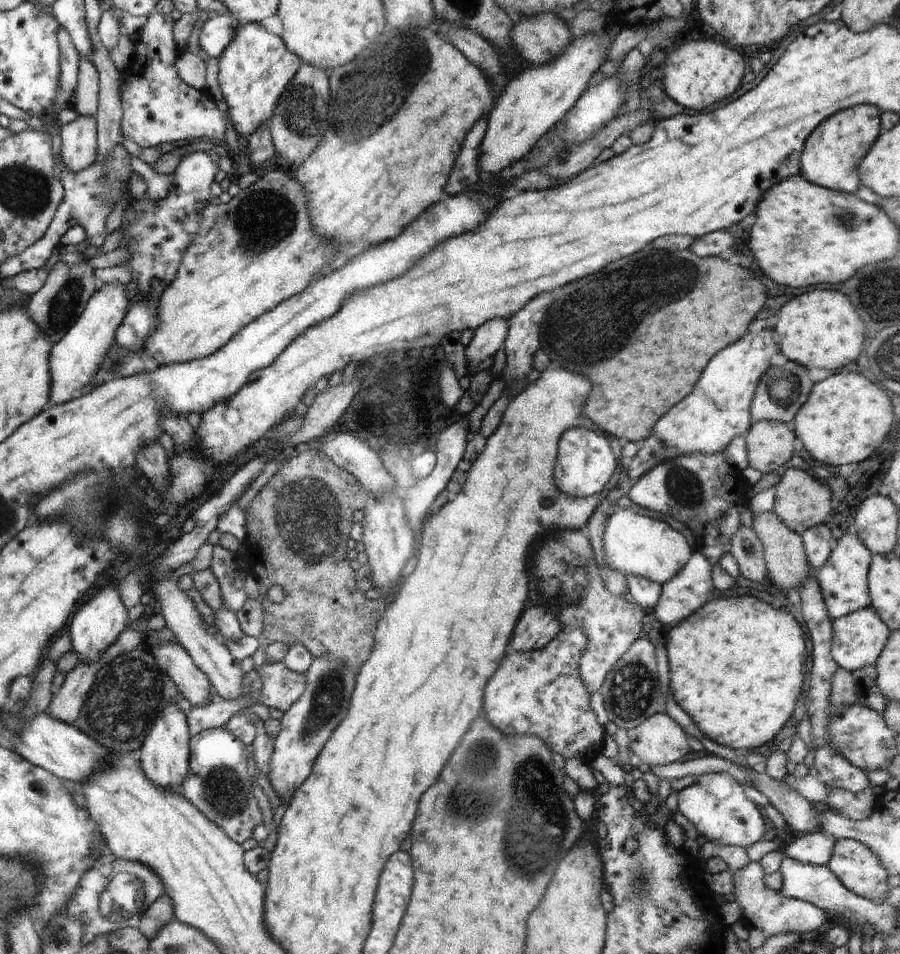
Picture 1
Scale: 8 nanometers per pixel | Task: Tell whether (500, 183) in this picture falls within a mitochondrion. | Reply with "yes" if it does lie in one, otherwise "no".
no

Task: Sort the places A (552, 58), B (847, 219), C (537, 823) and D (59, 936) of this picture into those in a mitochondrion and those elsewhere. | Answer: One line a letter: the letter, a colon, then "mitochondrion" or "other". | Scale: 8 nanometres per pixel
A: other
B: mitochondrion
C: mitochondrion
D: mitochondrion

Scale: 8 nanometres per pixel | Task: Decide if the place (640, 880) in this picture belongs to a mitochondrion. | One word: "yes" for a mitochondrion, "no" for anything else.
yes

